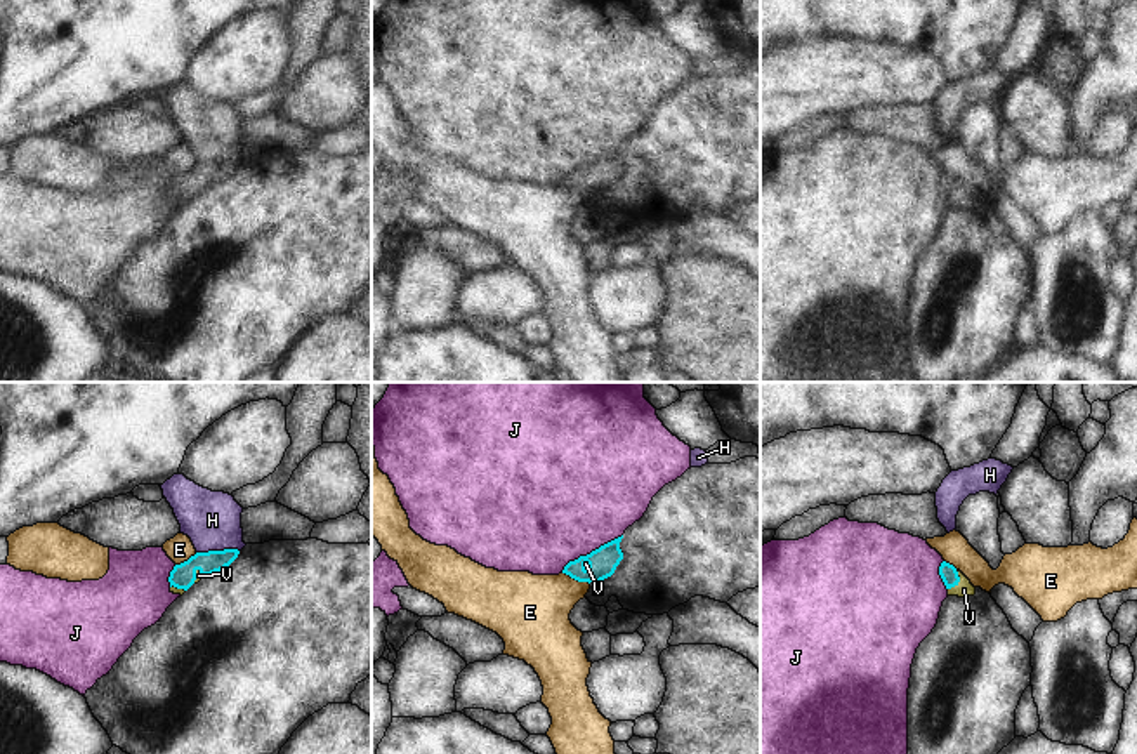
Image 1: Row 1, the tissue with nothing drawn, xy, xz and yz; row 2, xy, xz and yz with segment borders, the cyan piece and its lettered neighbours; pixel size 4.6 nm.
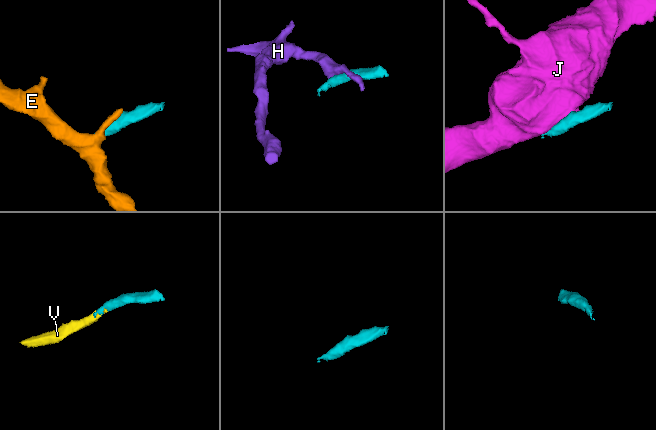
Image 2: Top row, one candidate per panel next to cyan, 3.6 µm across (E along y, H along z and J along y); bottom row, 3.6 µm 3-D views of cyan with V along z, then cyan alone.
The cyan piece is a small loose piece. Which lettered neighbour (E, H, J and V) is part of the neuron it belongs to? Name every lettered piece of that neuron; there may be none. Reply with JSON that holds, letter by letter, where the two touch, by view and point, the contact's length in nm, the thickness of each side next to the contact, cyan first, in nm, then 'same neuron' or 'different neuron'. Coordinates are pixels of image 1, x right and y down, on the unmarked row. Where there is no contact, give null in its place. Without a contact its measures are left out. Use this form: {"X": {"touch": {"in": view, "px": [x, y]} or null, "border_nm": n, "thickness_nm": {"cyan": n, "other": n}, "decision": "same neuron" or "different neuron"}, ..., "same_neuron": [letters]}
{"E": {"touch": {"in": "xz", "px": [577, 190]}, "border_nm": 140, "thickness_nm": {"cyan": 140, "other": 340}, "decision": "different neuron"}, "H": {"touch": {"in": "xy", "px": [217, 162]}, "border_nm": 200, "thickness_nm": {"cyan": 120, "other": 280}, "decision": "different neuron"}, "J": {"touch": {"in": "xz", "px": [592, 162]}, "border_nm": 340, "thickness_nm": {"cyan": 140, "other": 500}, "decision": "different neuron"}, "V": {"touch": {"in": "yz", "px": [959, 191]}, "border_nm": 100, "thickness_nm": {"cyan": 80, "other": 80}, "decision": "same neuron"}, "same_neuron": ["V"]}

